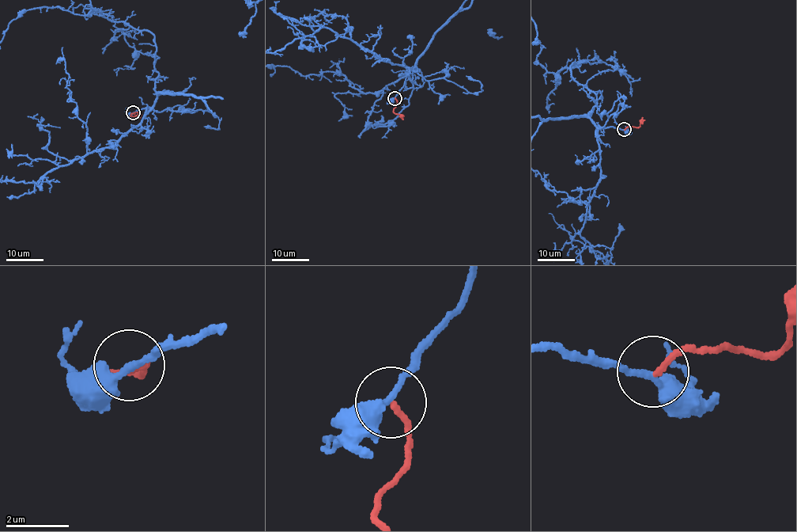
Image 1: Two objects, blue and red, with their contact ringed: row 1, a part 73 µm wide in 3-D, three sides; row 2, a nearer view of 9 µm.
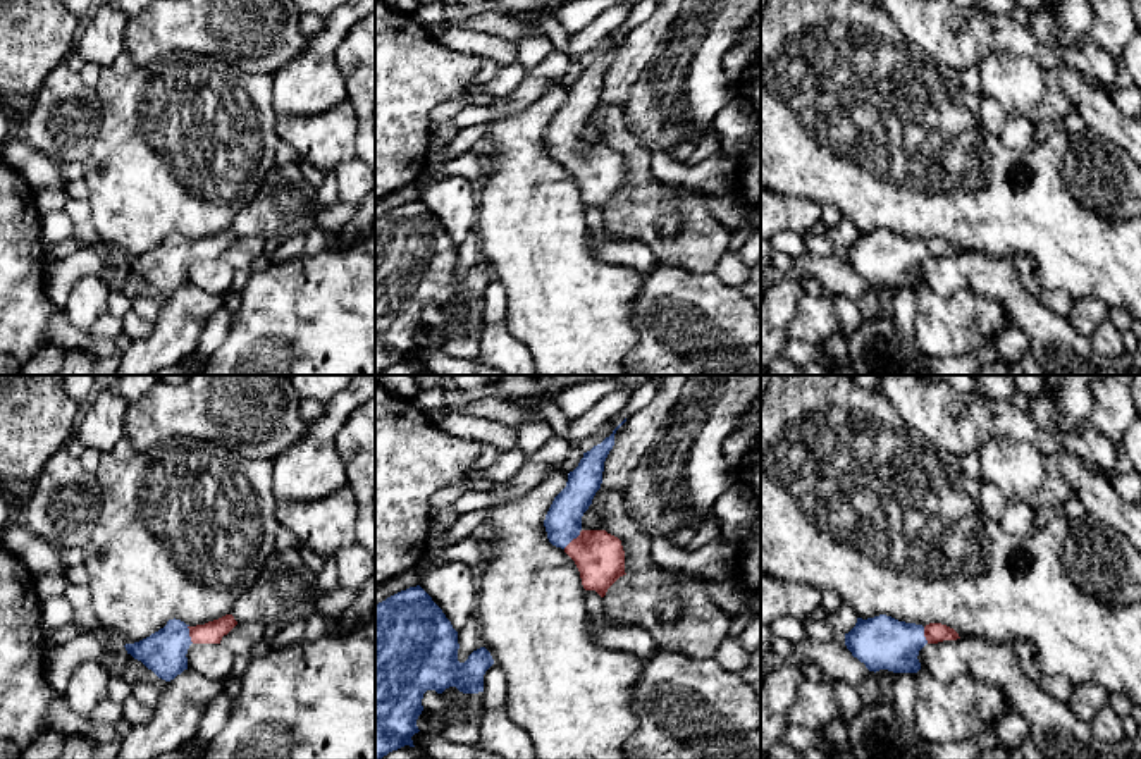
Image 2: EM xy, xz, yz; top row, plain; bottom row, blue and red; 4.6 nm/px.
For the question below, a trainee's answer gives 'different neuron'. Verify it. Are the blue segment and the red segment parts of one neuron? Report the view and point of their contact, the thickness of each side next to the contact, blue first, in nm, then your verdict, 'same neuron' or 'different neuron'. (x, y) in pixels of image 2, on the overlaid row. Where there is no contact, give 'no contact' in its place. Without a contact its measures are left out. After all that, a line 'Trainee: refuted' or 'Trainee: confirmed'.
xz (572, 539) | 180/240 nm | same neuron
Trainee: refuted

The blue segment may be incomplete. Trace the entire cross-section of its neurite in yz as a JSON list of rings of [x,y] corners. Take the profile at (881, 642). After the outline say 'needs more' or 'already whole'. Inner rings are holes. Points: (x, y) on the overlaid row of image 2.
[[[879,614],[857,618],[855,626],[845,633],[845,645],[869,671],[917,673],[917,656],[926,644],[957,639],[959,633],[941,623],[922,626]]]; needs more

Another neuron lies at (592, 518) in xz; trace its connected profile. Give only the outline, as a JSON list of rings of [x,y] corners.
[[[590,504],[582,516],[582,530],[602,530],[604,516],[601,508]]]

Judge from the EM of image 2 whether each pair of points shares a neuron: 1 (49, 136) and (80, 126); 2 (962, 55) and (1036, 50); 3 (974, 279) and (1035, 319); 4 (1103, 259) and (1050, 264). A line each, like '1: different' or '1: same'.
1: same
2: same
3: same
4: same

